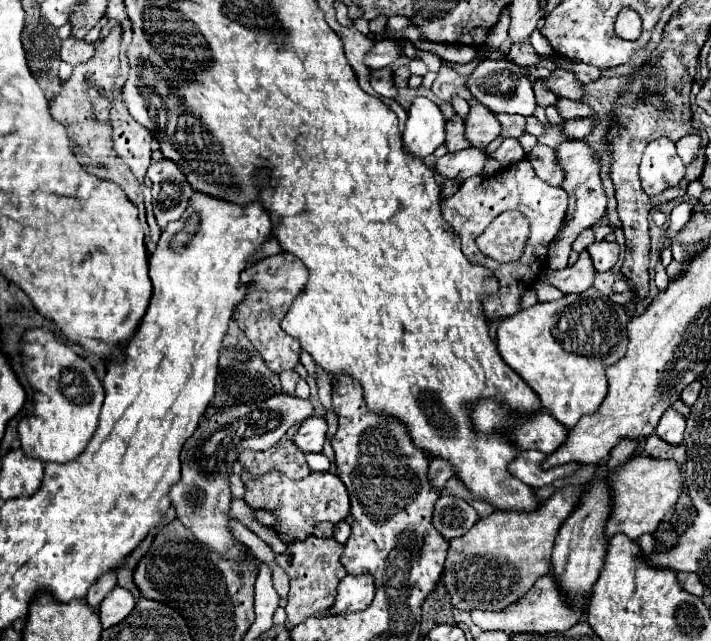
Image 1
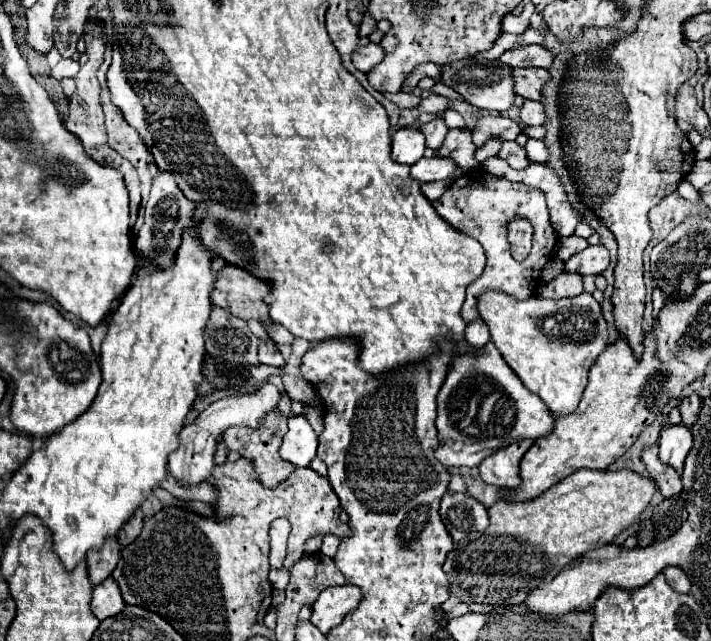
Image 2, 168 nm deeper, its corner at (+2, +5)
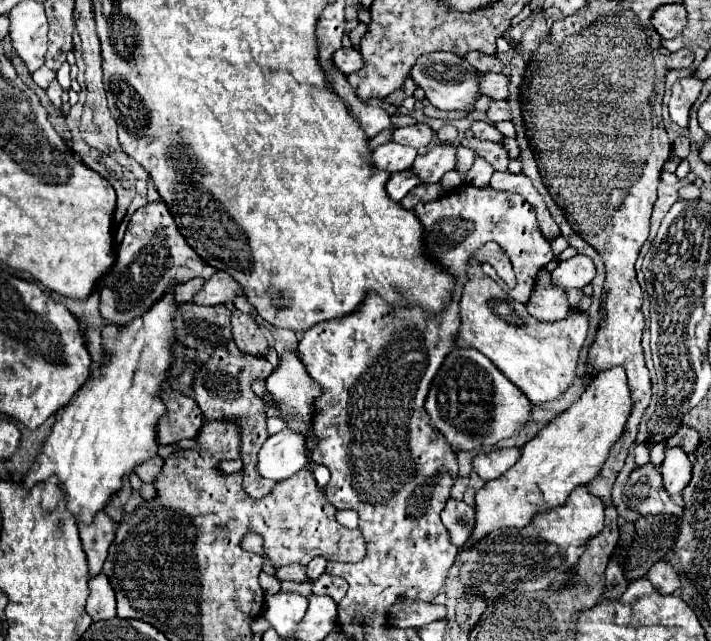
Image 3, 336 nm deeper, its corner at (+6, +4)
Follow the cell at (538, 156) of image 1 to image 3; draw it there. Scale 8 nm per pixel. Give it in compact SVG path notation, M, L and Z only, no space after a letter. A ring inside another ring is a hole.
M459 138L461 144L469 146L475 150L479 156L483 156L495 170L507 170L509 168L509 152L505 146L497 142L485 142L485 140L475 140L475 138Z

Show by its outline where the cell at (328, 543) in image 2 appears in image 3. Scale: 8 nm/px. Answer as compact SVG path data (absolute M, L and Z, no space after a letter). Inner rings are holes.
M323 556L313 558L313 560L307 564L307 576L309 576L309 580L315 580L317 576L321 576L321 574L325 572L325 566L327 566L327 558L323 558Z

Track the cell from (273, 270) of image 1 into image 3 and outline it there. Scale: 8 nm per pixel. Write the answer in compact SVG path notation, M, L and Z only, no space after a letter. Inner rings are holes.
M217 270L203 286L203 290L193 298L195 304L199 306L215 306L215 304L225 304L227 300L235 300L237 296L245 296L243 288L223 270Z

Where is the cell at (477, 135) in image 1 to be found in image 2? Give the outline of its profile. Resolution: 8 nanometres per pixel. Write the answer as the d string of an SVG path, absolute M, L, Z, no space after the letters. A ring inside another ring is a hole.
M451 129L443 141L443 145L435 151L439 157L449 157L455 161L457 167L461 167L465 173L473 171L479 167L479 163L473 159L475 145L471 139L471 131L461 131L461 129Z

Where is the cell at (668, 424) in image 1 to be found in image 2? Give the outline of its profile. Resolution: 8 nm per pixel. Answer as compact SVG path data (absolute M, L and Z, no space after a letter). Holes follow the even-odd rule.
M667 425L661 429L659 437L659 457L665 465L671 465L681 475L691 445L693 437L685 425Z

